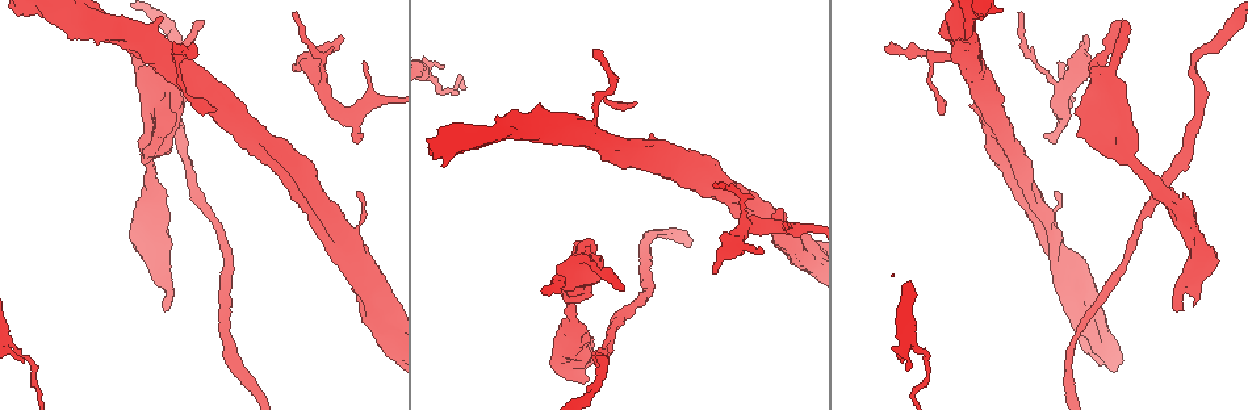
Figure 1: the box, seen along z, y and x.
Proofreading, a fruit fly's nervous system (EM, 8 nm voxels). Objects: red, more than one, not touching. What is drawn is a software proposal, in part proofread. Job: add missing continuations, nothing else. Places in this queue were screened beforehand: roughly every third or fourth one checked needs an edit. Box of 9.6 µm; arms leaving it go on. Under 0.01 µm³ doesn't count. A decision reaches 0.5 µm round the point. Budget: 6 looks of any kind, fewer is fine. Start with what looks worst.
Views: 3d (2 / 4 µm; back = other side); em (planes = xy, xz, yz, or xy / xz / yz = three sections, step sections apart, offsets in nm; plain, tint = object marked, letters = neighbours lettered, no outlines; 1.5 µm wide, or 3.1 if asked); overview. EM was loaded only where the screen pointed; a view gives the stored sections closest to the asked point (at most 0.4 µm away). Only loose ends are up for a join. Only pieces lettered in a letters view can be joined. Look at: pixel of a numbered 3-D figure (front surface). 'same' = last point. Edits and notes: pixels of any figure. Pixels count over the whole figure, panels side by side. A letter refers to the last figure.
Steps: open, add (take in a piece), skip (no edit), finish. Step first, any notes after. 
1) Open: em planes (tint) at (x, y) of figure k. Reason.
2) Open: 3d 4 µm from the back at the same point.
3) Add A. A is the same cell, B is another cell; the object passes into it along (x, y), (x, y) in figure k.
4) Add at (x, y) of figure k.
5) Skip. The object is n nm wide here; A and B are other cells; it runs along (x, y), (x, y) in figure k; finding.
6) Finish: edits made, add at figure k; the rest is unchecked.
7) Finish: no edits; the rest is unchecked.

Open: em planes (tint) at (624, 289) of figure 1. An open end.

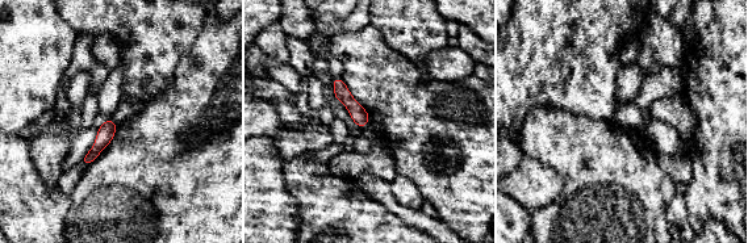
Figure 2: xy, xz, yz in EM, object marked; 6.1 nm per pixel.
Open: em planes (letters) at the same point. What lies round it.

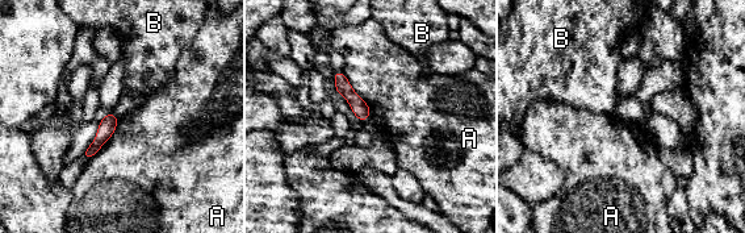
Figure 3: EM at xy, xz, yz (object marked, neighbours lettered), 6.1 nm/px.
Skip. A and B are other cells; a border runs along (343, 71), (371, 113) in figure 3; none of them fits.

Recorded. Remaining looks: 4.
Open: 3d 2 µm at (158, 18) of figure 1. Branch stops here.

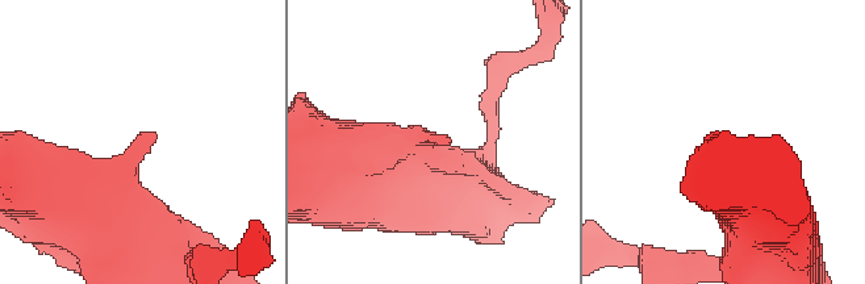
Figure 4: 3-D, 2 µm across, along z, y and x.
Open: em planes (tint) at (140, 132) of figure 4. Shape alone is not enough.

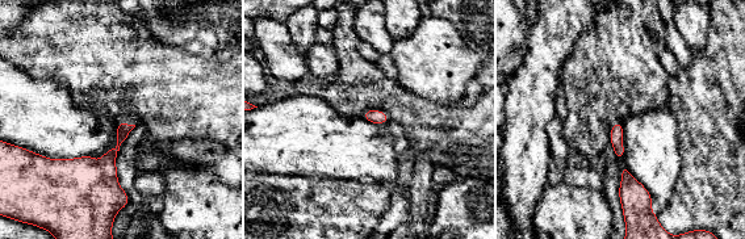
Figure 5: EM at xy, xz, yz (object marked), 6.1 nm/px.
Open: em planes (letters) at the same point.

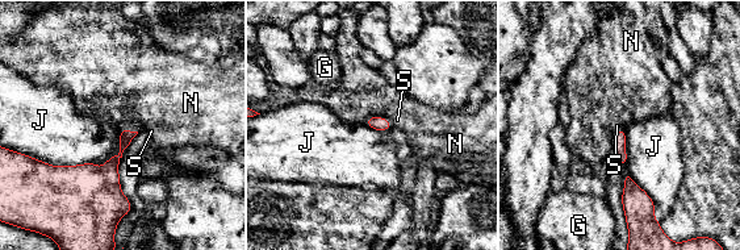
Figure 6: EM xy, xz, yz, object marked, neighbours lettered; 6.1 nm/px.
Skip. G, J, N and S are other cells; a border runs along (377, 116), (385, 117), (392, 124) in figure 6; none of them fits.

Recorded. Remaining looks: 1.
Finish: no edits; the rest is unchecked.

